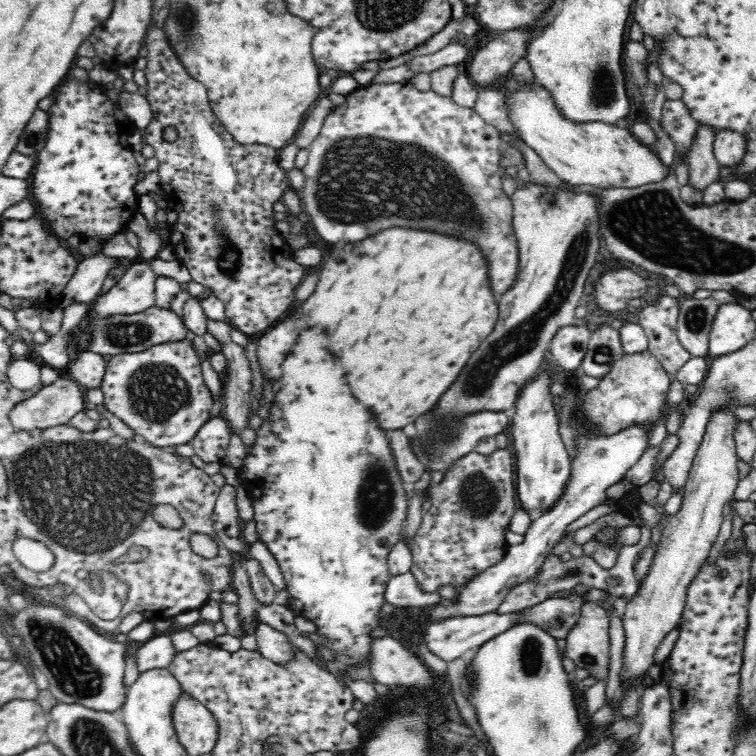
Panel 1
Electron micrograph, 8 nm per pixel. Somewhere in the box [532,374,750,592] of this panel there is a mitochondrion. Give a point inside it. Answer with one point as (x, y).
(566, 573)

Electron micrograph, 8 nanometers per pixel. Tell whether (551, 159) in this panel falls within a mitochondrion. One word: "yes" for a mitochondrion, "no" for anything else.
no

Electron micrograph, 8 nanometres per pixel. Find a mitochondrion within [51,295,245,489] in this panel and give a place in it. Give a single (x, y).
(157, 392)

